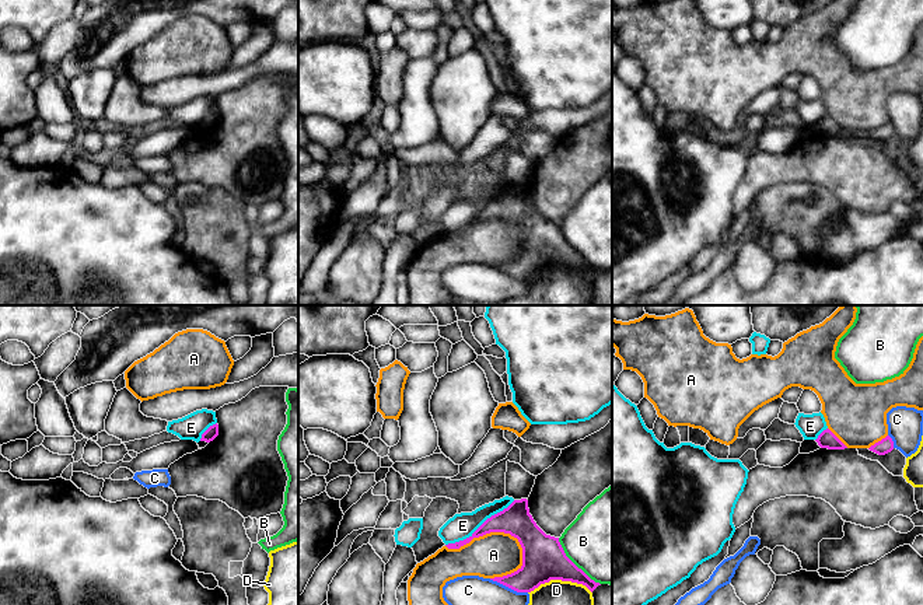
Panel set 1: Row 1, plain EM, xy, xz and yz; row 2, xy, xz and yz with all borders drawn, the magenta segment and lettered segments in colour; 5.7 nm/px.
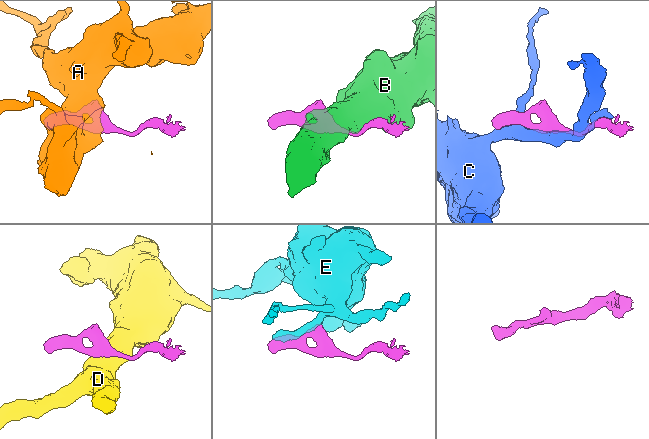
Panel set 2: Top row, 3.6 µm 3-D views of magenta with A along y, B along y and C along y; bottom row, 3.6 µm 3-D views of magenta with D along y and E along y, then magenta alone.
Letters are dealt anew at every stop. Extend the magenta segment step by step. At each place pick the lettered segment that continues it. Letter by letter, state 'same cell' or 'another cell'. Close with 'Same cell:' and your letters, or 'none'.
A: another cell
B: another cell
C: another cell
D: another cell
E: another cell
Same cell: none

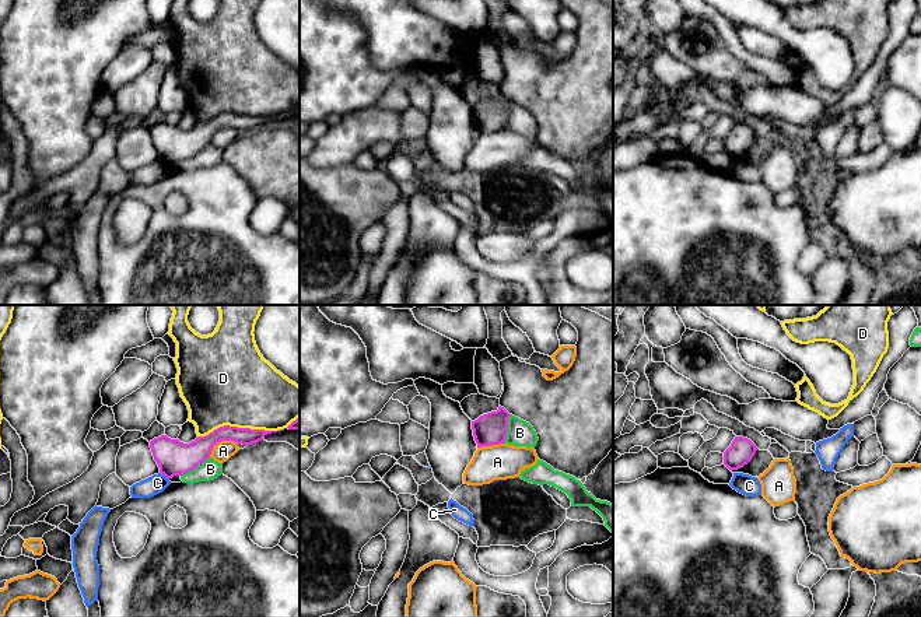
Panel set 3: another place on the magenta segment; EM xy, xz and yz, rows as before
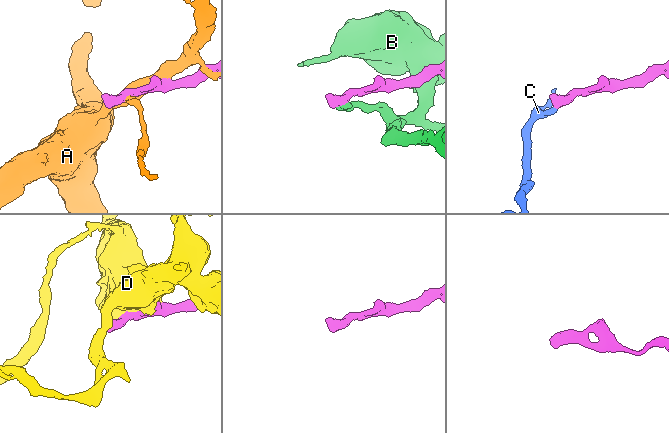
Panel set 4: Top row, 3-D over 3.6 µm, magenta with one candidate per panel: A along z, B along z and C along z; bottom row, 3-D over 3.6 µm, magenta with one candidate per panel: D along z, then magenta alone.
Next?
A: another cell
B: another cell
C: another cell
D: another cell
Same cell: none

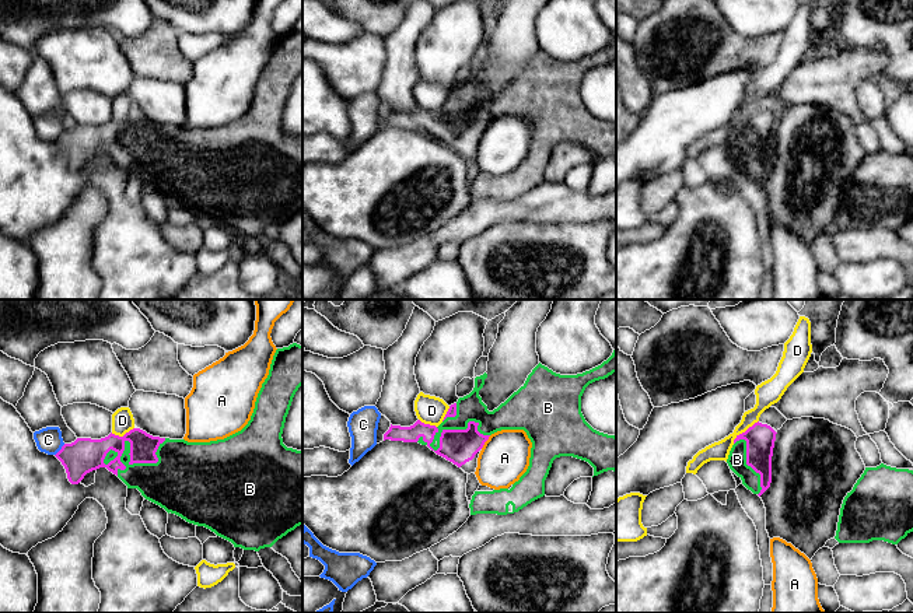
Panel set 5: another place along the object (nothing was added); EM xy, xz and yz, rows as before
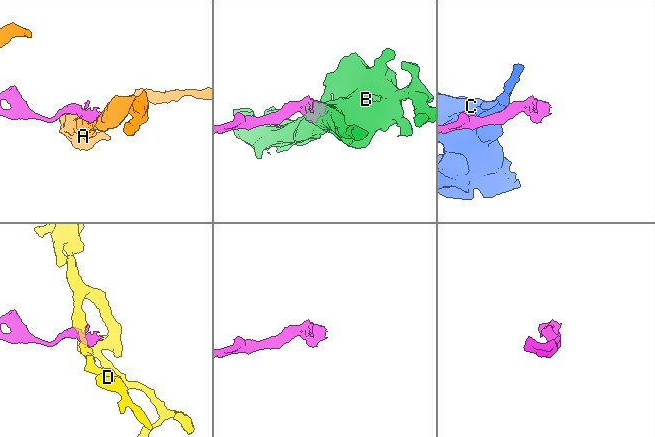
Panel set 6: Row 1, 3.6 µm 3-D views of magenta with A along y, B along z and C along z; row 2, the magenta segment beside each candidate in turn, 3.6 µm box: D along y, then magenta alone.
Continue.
A: another cell
B: same cell
C: another cell
D: another cell
Same cell: B

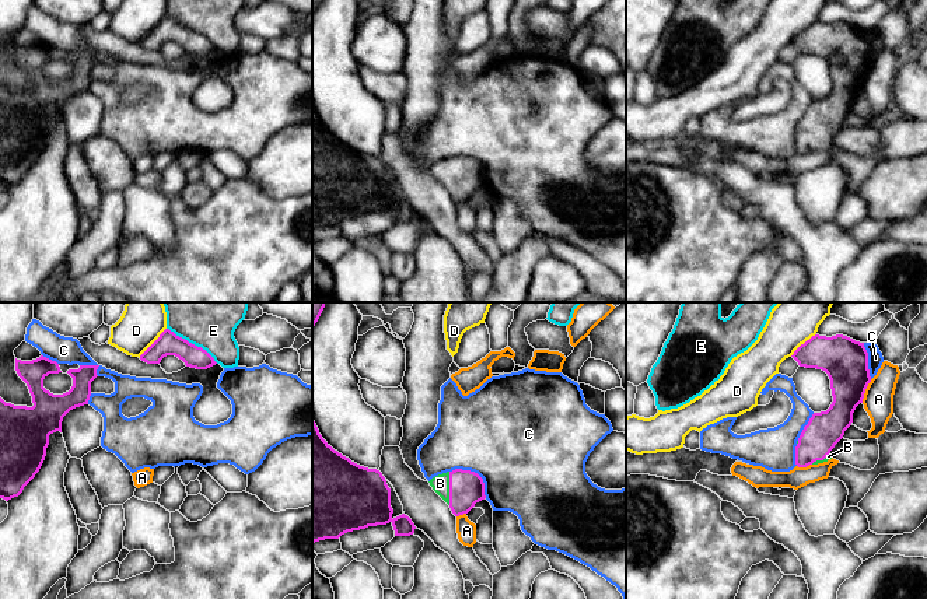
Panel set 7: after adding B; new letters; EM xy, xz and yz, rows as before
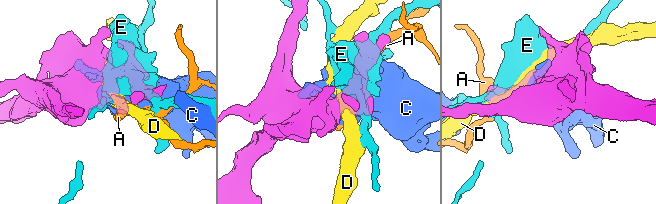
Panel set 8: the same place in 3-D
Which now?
A: another cell
B: same cell
C: another cell
D: another cell
E: another cell
Same cell: B

